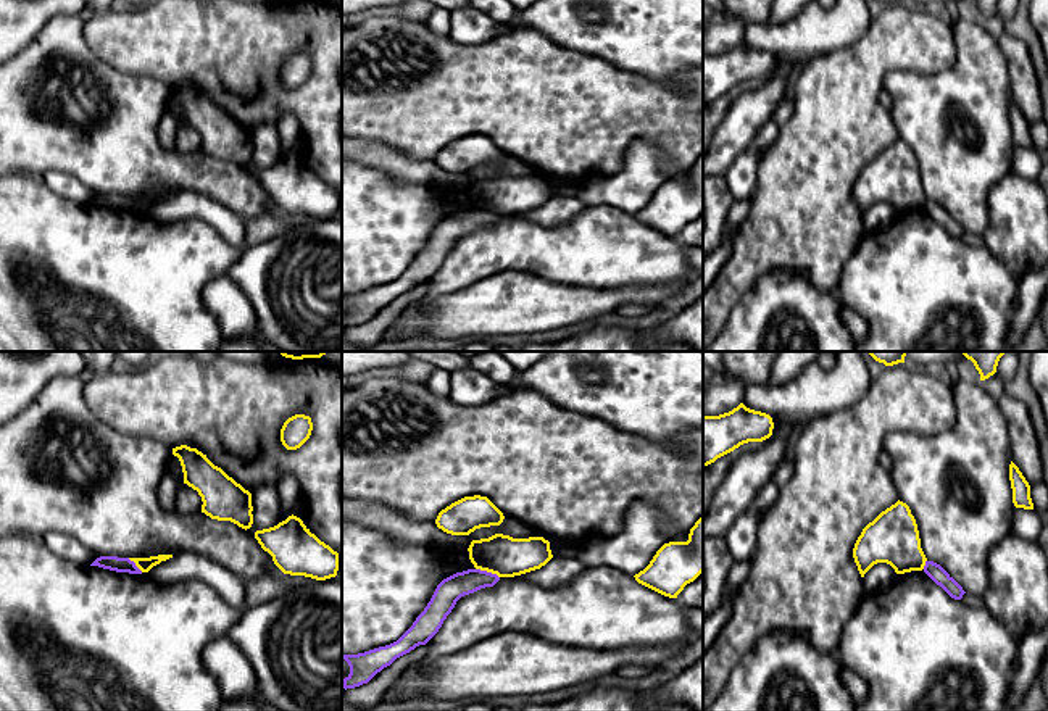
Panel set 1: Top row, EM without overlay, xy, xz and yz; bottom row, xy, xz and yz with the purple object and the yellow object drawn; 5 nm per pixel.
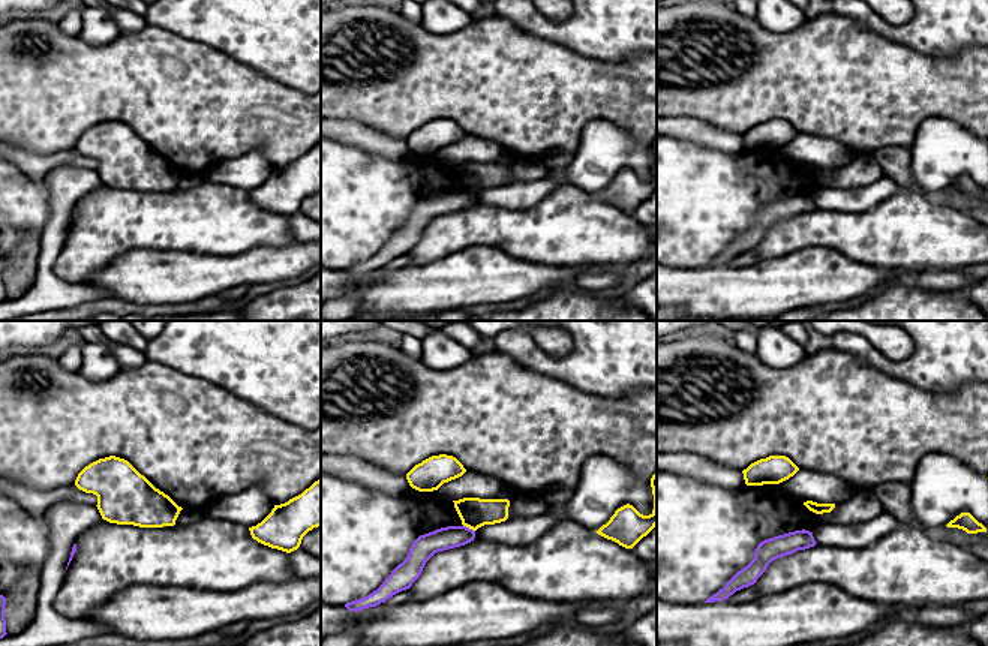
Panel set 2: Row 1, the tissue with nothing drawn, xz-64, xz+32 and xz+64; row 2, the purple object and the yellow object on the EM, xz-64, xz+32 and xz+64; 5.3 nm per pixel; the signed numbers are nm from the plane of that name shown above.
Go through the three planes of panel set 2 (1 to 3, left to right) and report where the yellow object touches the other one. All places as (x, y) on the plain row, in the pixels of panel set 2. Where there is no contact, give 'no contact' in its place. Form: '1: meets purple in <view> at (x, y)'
1: no contact
2: meets purple in xz+32 at (468, 192)
3: no contact

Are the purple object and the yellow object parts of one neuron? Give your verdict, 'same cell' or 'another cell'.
another cell

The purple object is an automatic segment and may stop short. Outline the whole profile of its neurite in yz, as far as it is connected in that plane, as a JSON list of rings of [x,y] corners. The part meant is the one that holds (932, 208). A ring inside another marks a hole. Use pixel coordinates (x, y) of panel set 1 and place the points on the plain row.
[[[925,200],[924,211],[951,237],[961,239],[966,232],[963,226],[940,203],[934,200]]]

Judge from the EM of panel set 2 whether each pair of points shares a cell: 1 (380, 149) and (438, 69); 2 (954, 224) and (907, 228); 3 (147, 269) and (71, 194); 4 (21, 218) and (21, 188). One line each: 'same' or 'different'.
1: different
2: same
3: different
4: same

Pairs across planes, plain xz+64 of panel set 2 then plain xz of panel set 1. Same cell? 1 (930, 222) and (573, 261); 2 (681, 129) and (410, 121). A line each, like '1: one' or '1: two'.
1: one
2: two

